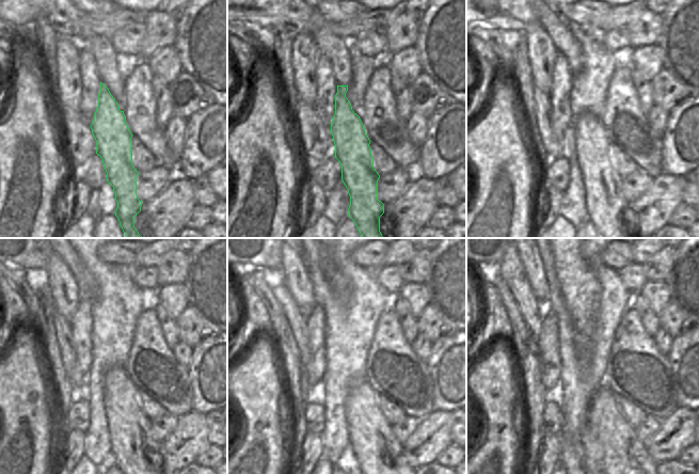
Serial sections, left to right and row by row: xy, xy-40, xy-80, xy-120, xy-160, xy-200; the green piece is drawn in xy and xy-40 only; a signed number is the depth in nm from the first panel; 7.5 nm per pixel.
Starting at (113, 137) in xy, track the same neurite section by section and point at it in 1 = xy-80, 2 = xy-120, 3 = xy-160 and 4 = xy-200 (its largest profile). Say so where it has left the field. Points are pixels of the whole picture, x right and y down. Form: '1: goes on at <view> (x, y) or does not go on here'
1: goes on at xy-80 (605, 204)
2: goes on at xy-120 (131, 440)
3: goes on at xy-160 (379, 455)
4: goes on at xy-200 (624, 455)

